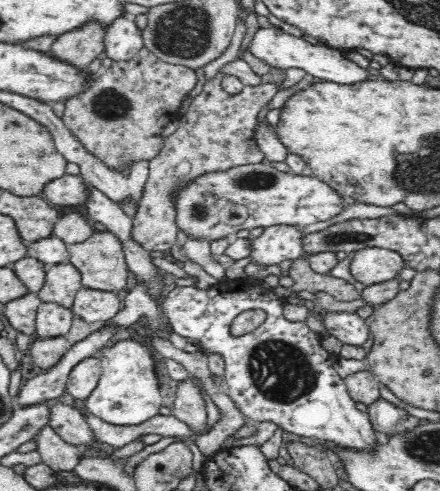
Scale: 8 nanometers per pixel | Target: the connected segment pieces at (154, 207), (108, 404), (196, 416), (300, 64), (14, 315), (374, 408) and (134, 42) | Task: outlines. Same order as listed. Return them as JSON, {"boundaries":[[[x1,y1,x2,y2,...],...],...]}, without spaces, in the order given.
{"boundaries":[[[219,71,203,84,202,91,190,100,188,111,178,122,176,132,165,138,160,152,149,160,149,177,136,212,132,219,132,239,149,253,169,251,176,246,178,227,176,227,176,209,170,194,182,188,194,178,214,172,228,170,232,166,256,164,265,160,254,139,258,112,268,105,272,97,282,88,284,80,262,83,258,86,245,85,238,94,228,94,221,85,224,73]],[[135,339,116,342,98,353,102,374,98,386,90,393,85,405,90,413,110,424,140,424,160,412,162,396,158,389,158,377,154,371,154,358,148,347]],[[190,377,177,383,172,414,182,422,187,422,194,430,202,430,206,426,204,394]],[[259,28,254,34,254,38,248,44,248,52,255,58,269,64,271,68,282,69,286,71,290,68,298,68,306,71,307,74,324,81,330,81,338,84,354,84,368,80,368,74,364,68,352,60,343,58,342,51,330,49,323,45,314,45,297,38,278,28]],[[37,293,24,294,20,298,10,300,4,304,4,314,8,322,24,334,34,334,37,308,41,303]],[[382,397,367,405,367,413,374,430,389,437,414,430,422,423,422,420]],[[123,14,113,21,106,29,104,46,113,62,131,60,145,46,134,17]]]}

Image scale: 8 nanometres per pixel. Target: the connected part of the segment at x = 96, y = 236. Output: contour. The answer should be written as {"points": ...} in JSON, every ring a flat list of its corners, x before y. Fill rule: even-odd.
{"points":[[109,230,93,231,90,238,84,242,67,245,70,253,70,263,81,273,81,285,94,290,104,290,117,293,126,288,128,264,125,261,123,242]]}

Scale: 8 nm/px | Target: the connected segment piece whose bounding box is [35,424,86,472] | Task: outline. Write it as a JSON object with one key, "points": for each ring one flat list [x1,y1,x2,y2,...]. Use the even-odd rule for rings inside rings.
{"points":[[49,424,35,436,37,451,52,471,72,471,86,456,84,450,66,442]]}

